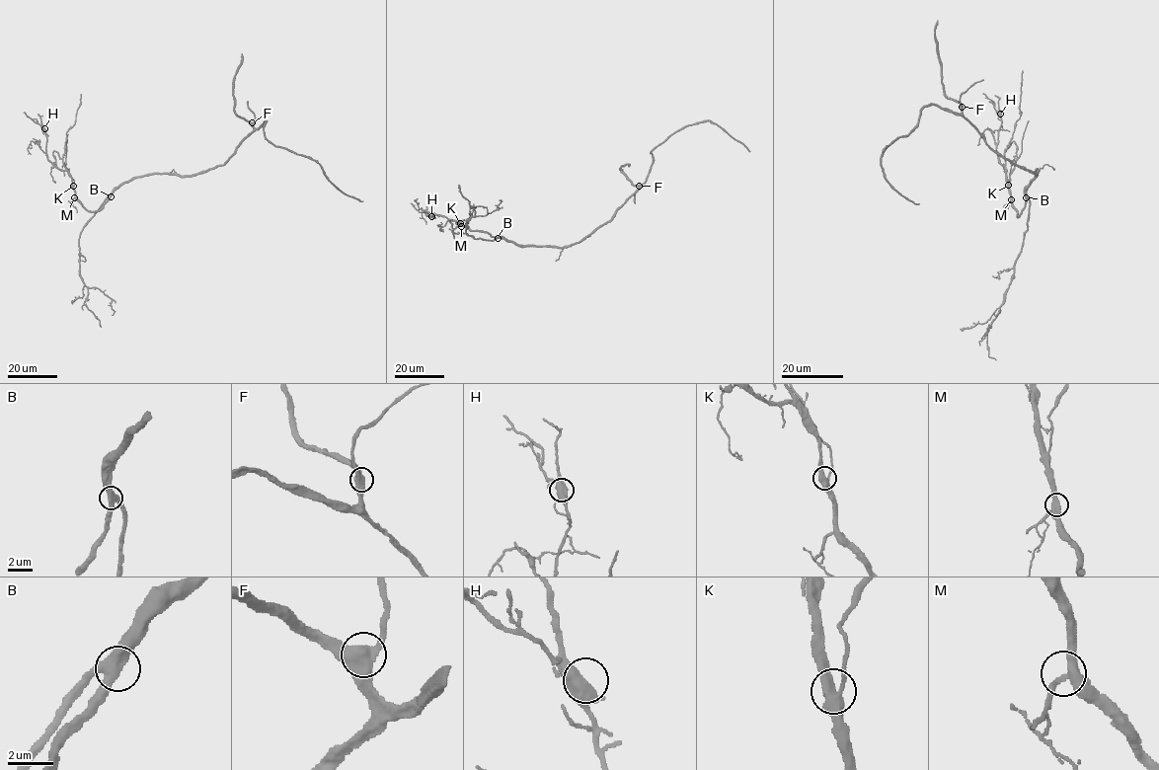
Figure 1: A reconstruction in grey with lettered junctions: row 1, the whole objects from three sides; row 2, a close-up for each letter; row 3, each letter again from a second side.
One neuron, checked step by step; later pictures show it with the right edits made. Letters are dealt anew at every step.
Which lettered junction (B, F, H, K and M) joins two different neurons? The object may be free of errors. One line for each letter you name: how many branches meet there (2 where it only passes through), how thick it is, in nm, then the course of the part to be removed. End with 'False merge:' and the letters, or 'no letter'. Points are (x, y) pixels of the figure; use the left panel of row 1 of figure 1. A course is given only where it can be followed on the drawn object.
False merge: no letter

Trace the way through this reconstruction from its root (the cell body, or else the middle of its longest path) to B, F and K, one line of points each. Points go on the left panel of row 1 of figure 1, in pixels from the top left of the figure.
B: (203, 173), (133, 177), (120, 183), (111, 196)
F: (203, 173), (224, 164), (253, 130), (252, 122)
K: (203, 173), (133, 177), (122, 183), (104, 206), (94, 211), (88, 211), (77, 199), (73, 186)

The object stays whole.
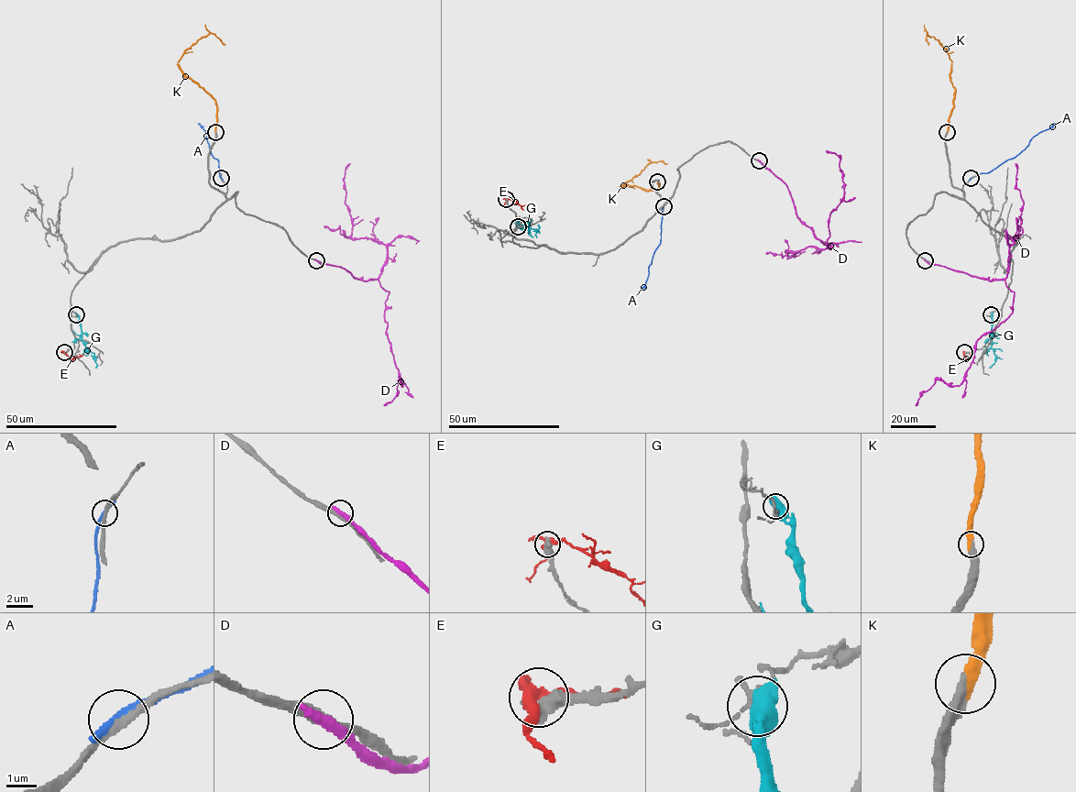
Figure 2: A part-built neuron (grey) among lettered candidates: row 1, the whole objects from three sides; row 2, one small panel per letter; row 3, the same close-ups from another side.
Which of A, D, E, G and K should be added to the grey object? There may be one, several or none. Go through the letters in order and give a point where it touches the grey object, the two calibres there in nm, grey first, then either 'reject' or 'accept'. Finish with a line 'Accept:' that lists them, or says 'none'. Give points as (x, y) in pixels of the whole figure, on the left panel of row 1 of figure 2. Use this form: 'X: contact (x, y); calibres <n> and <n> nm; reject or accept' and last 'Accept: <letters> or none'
A: contact (221, 178); calibres 240 and 240 nm; reject
D: contact (316, 260); calibres 320 and 420 nm; reject
E: contact (64, 352); calibres 550 and 340 nm; reject
G: contact (76, 314); calibres 120 and 800 nm; reject
K: contact (215, 132); calibres 380 and 440 nm; accept
Accept: K

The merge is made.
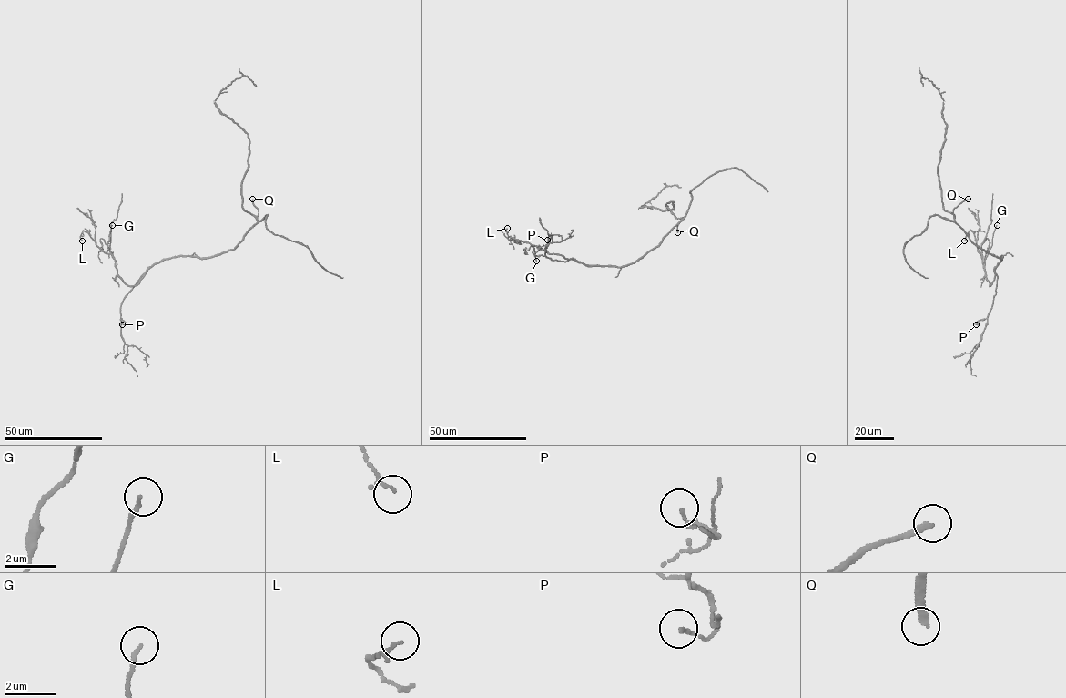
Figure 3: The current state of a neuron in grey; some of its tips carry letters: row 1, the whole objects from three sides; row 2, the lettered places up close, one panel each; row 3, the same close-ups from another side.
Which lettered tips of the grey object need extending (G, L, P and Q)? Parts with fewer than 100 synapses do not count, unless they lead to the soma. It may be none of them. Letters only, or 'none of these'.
Q

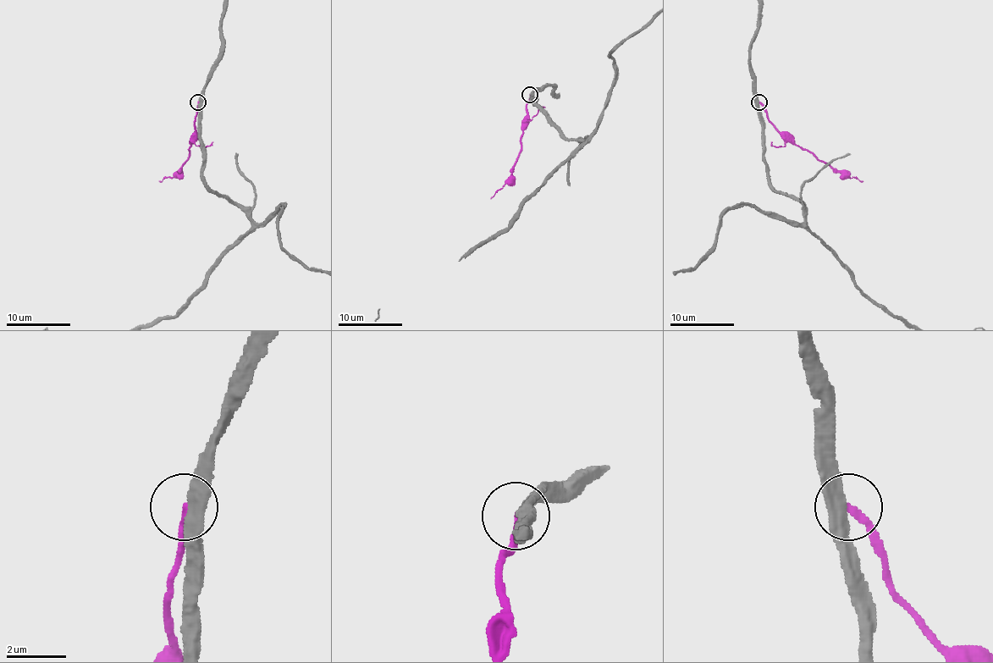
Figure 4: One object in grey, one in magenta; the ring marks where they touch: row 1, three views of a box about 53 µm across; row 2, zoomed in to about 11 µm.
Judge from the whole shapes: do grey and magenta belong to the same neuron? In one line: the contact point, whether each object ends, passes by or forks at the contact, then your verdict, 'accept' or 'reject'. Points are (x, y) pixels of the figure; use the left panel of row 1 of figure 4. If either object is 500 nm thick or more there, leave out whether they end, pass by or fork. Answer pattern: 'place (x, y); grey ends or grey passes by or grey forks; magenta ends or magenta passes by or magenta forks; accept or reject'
place (198, 102); grey passes by; magenta ends; reject

